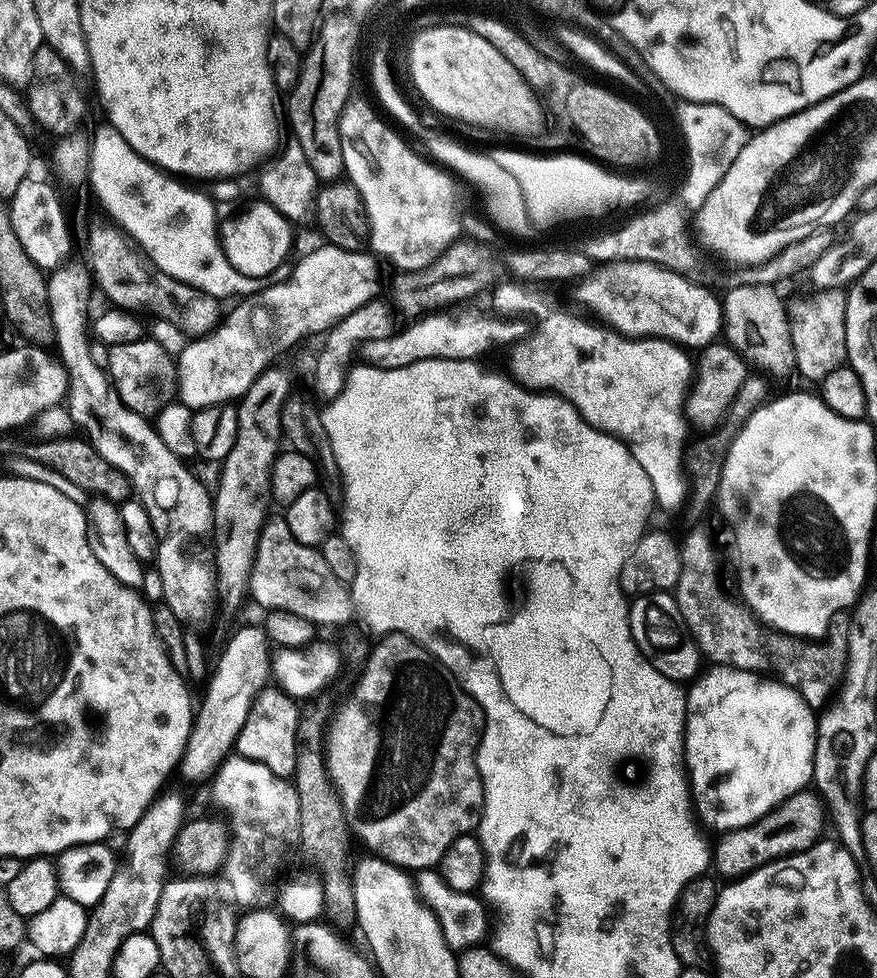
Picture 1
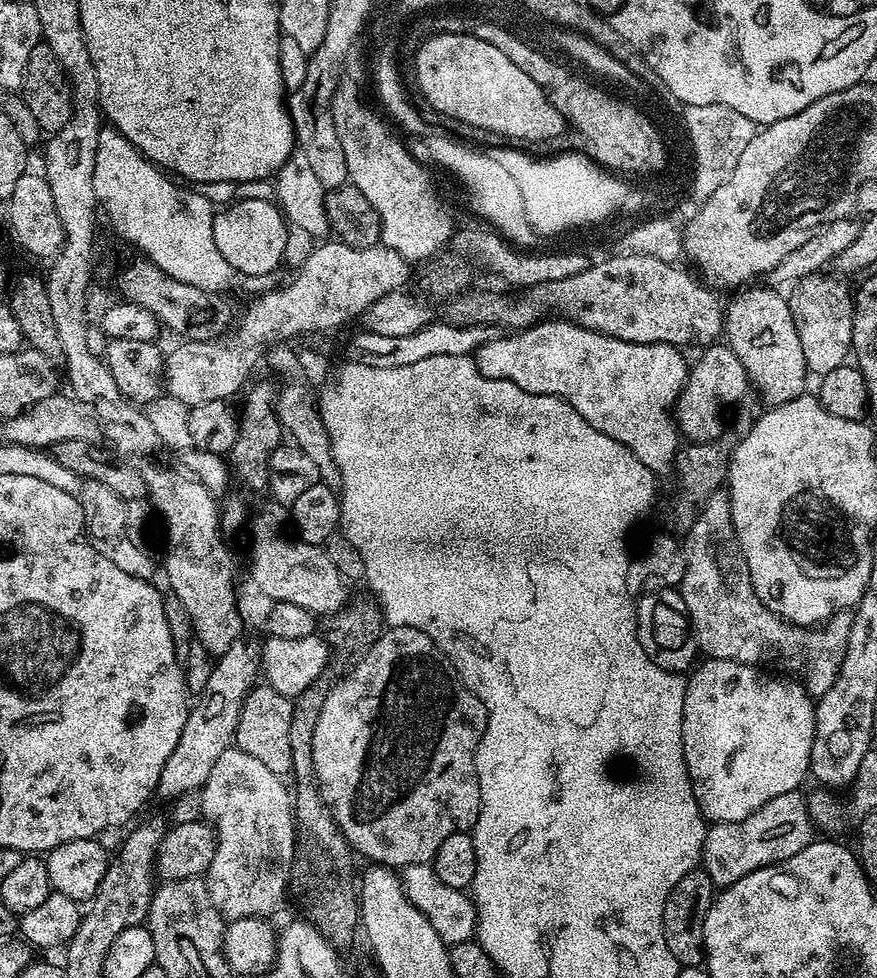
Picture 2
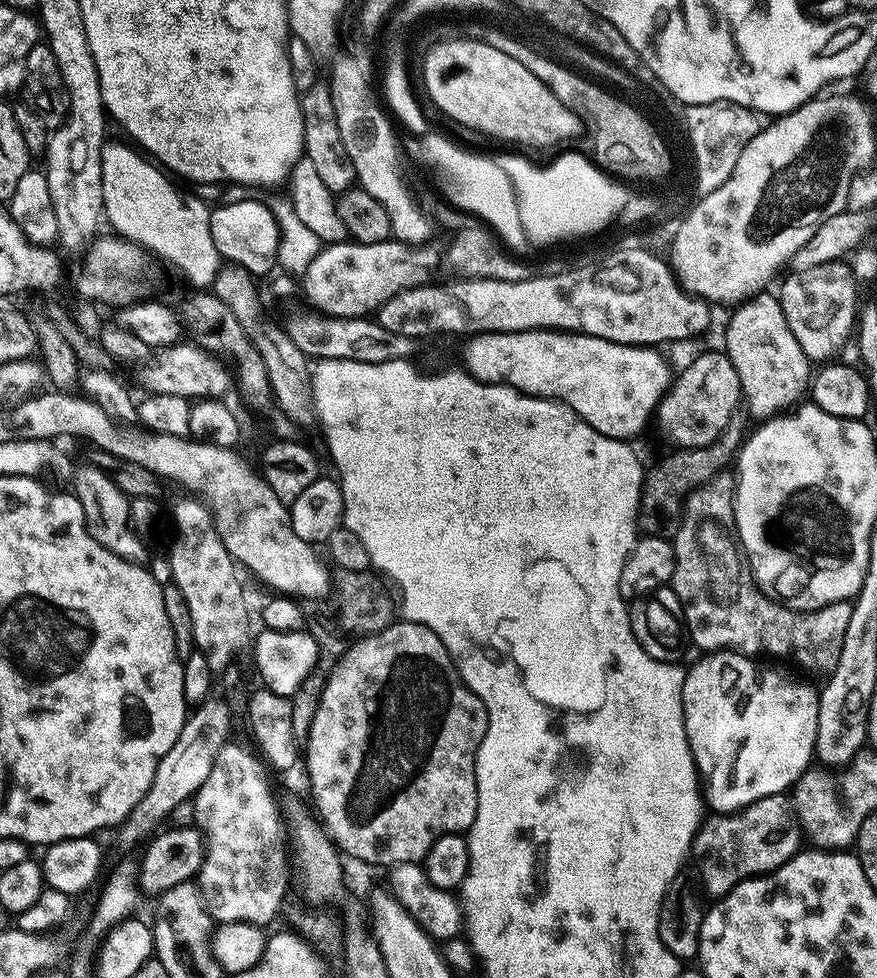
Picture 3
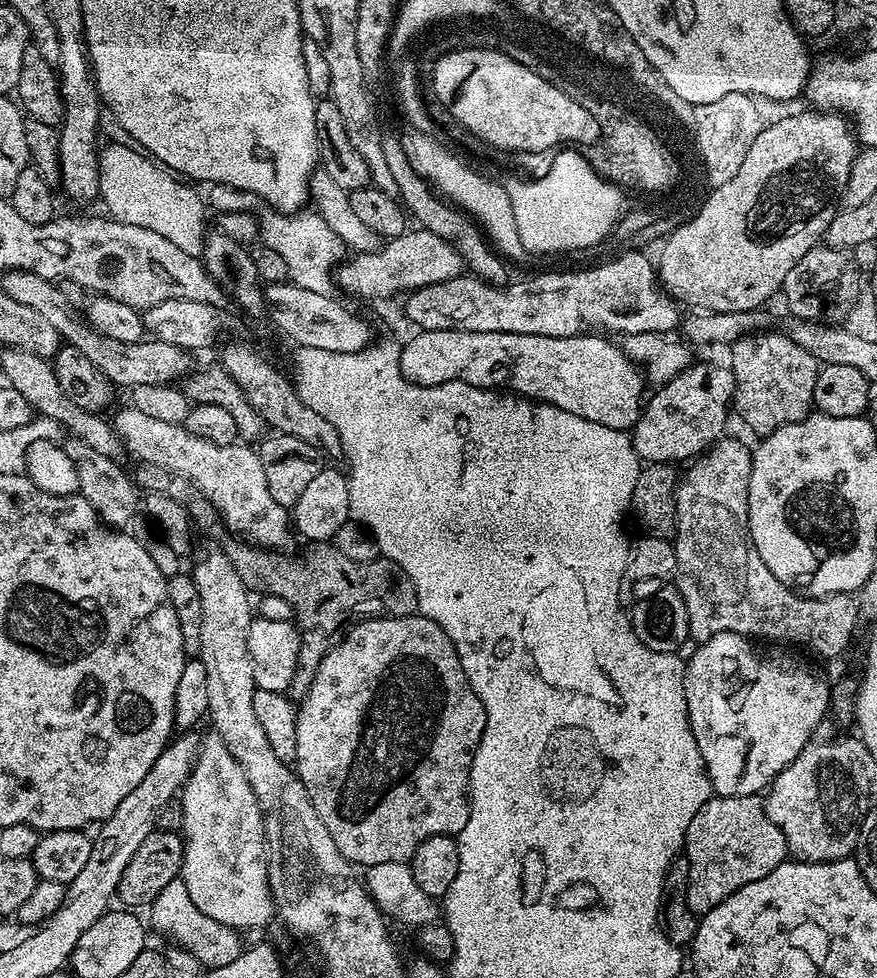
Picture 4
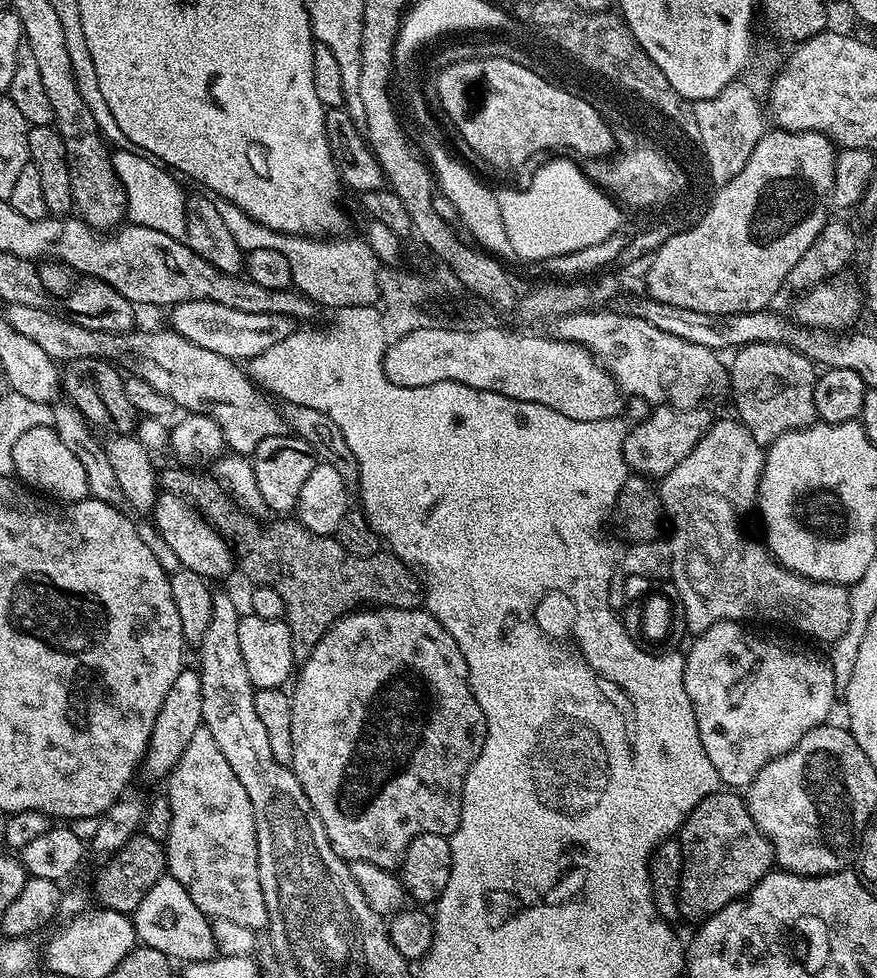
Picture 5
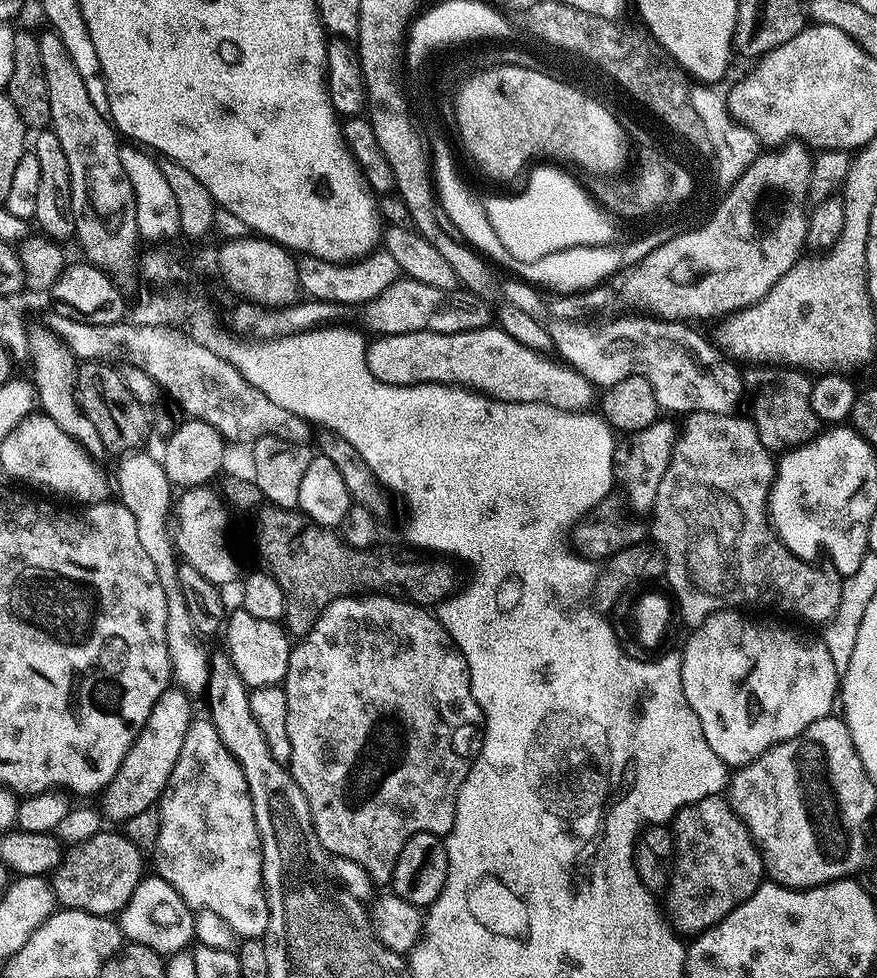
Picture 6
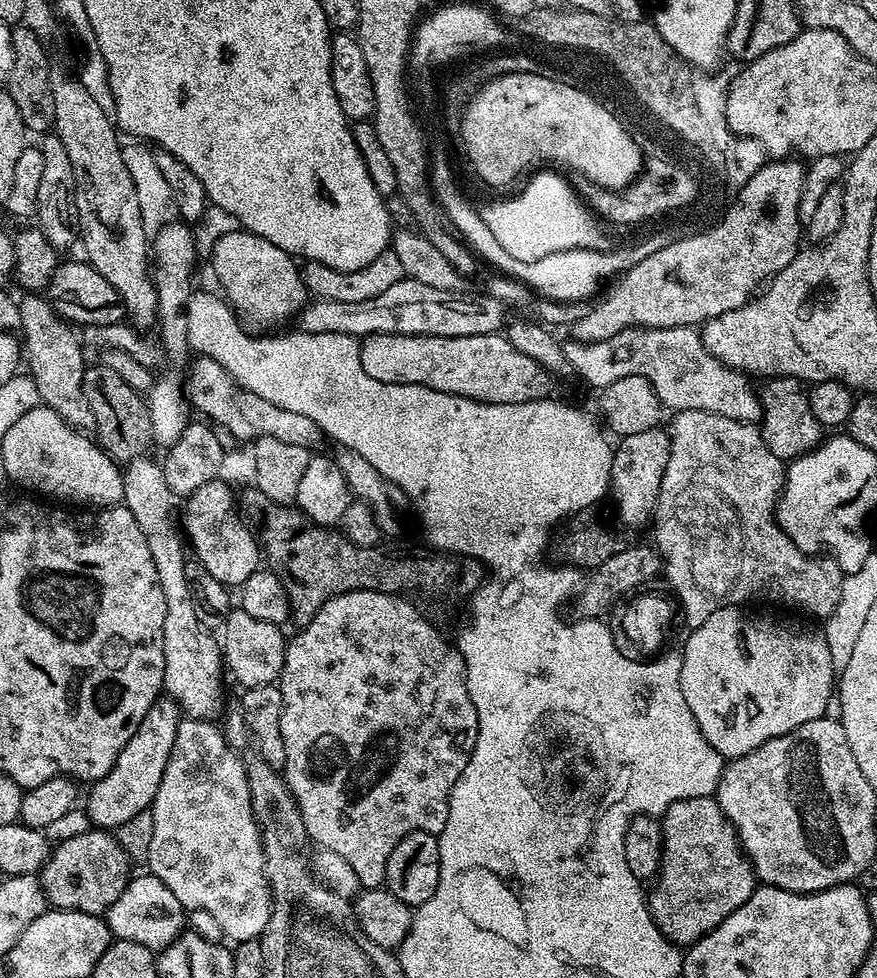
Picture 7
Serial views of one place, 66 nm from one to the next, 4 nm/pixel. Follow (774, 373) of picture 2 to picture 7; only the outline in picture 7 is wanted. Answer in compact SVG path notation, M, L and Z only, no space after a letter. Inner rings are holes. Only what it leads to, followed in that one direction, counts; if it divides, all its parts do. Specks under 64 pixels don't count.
M774 376L763 381L764 389L759 389L762 417L758 427L761 438L766 442L770 454L785 462L796 460L814 451L825 439L825 429L810 414L810 402L805 385L792 376Z

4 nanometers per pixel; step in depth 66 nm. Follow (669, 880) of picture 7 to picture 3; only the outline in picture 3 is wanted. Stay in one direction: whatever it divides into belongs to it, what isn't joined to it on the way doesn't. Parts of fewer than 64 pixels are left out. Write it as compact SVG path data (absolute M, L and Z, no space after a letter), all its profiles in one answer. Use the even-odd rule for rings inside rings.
M783 795L767 796L753 804L747 804L738 812L712 814L701 823L692 842L691 859L698 873L699 883L704 883L712 898L724 896L738 882L750 880L781 868L797 852L801 851L802 829Z

